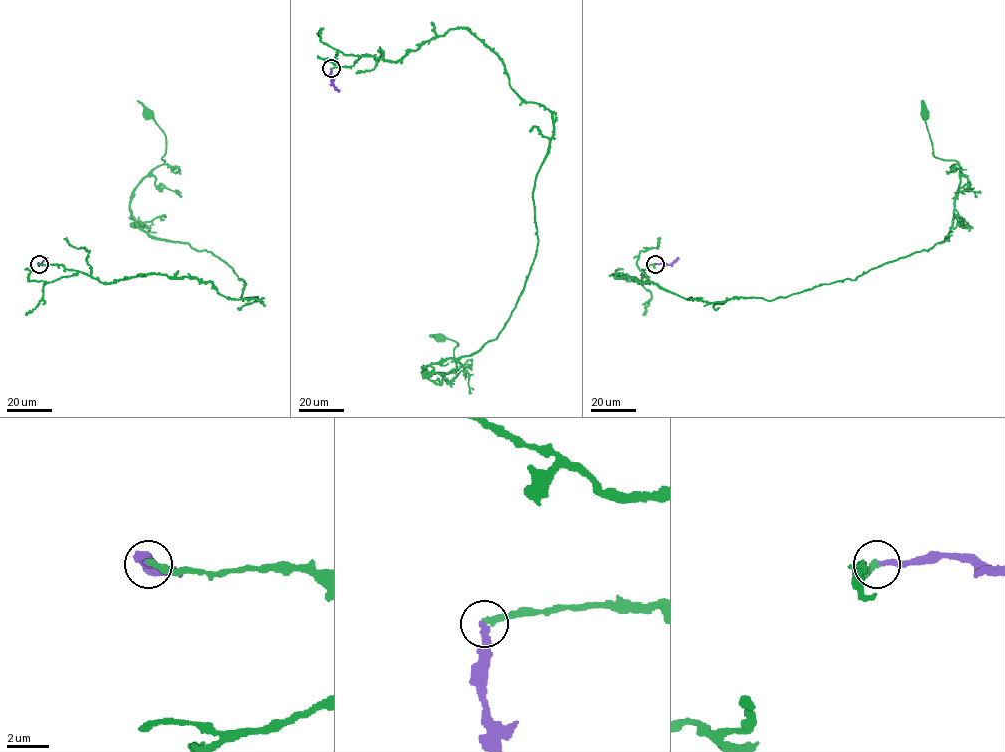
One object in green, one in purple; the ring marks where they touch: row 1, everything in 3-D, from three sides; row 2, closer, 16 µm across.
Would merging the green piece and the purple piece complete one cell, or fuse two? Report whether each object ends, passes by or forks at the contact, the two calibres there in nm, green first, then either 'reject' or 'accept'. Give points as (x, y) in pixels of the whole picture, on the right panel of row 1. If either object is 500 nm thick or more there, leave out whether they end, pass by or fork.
green ends | purple ends | 260/260 nm | reject

